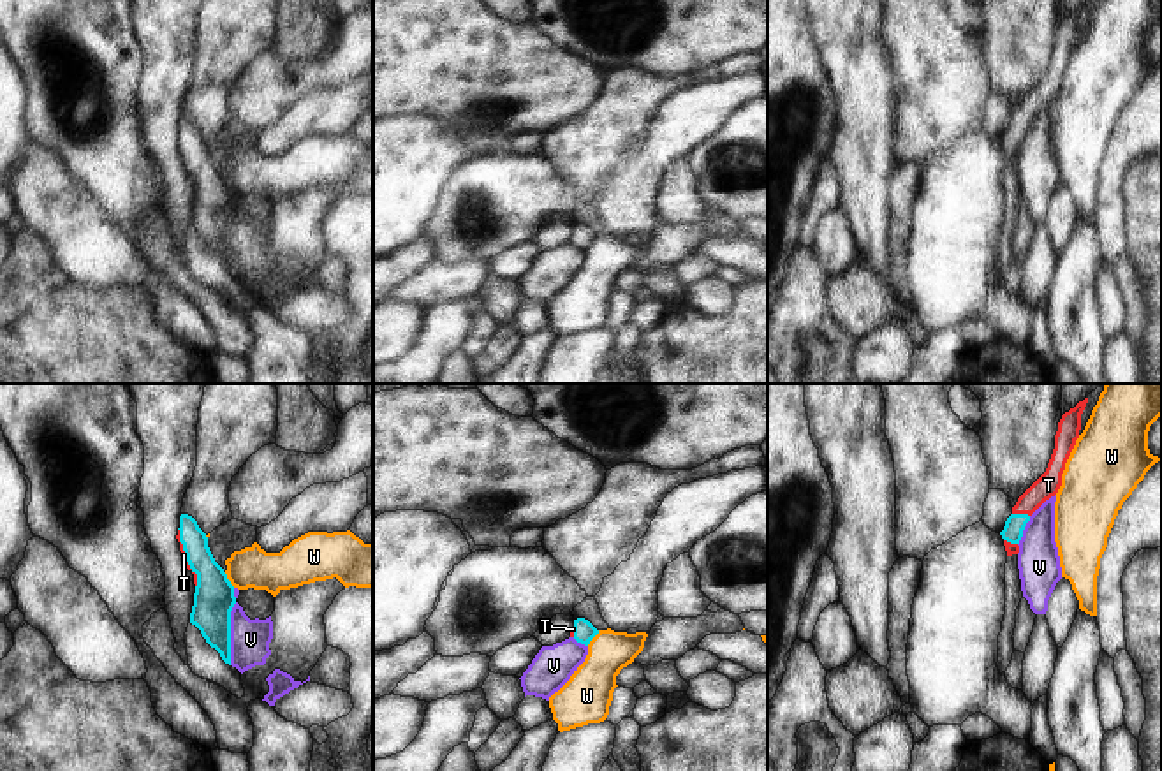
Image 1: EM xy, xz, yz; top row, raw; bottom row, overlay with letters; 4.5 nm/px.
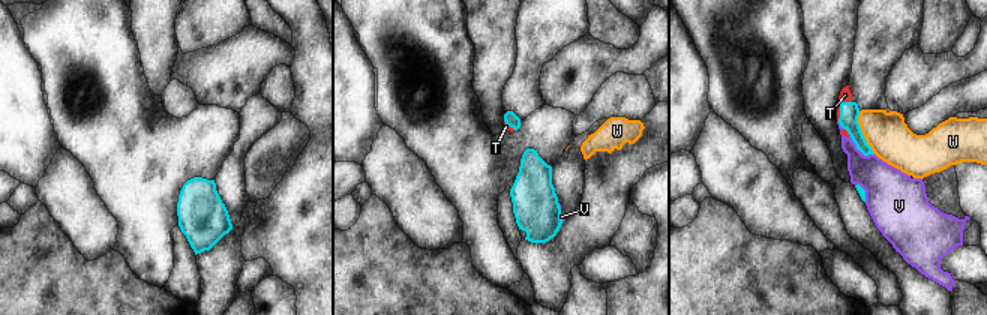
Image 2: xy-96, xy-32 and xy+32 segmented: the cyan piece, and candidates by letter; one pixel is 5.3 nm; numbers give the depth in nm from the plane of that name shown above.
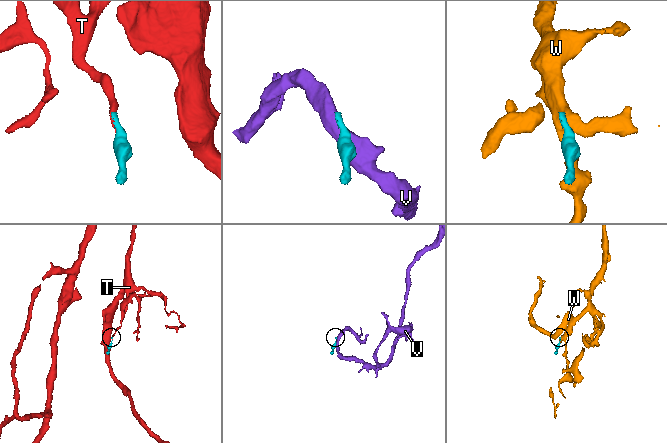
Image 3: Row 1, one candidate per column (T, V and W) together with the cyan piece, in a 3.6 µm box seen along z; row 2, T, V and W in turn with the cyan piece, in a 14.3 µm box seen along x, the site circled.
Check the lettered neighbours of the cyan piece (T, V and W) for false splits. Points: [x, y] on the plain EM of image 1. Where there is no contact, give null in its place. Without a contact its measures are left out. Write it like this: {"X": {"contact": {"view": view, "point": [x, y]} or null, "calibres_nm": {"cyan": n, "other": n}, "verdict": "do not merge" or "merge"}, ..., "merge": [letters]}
{"T": {"contact": {"view": "yz", "point": [1022, 120]}, "calibres_nm": {"cyan": 90, "other": 110}, "verdict": "merge"}, "V": {"contact": {"view": "xy", "point": [229, 240]}, "calibres_nm": {"cyan": 190, "other": 180}, "verdict": "do not merge"}, "W": {"contact": {"view": "xy", "point": [227, 185]}, "calibres_nm": {"cyan": 190, "other": 190}, "verdict": "do not merge"}, "merge": ["T"]}

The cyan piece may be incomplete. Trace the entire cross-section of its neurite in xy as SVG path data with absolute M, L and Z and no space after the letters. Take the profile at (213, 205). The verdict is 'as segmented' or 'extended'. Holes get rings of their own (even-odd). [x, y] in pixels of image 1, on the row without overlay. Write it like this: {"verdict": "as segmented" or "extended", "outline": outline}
{"verdict": "extended", "outline": "M180 121L176 141L185 173L194 180L194 211L190 229L195 231L206 248L231 271L231 217L236 209L234 192L224 174L215 167L208 143L197 127Z"}

